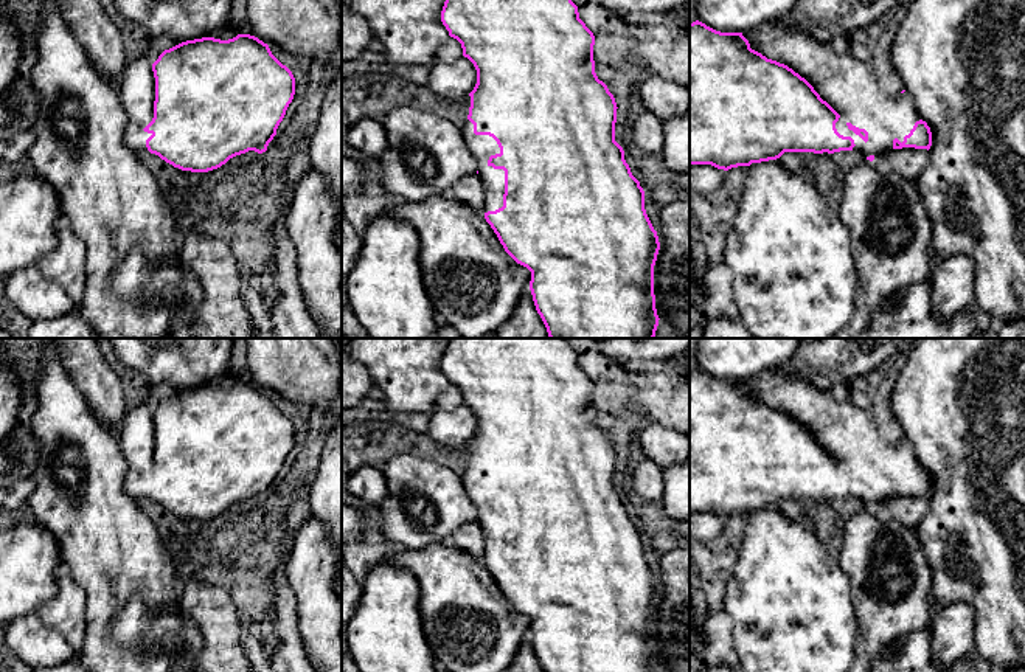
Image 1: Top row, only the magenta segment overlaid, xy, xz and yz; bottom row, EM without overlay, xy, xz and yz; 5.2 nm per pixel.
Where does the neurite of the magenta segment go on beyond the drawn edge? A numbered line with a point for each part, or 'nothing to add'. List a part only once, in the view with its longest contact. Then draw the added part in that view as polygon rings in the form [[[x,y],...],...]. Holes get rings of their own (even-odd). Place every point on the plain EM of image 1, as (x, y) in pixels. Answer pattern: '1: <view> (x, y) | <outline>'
1: yz (848, 433) | [[[777,368],[744,379],[742,383],[749,388],[752,397],[767,407],[787,413],[804,425],[820,445],[840,462],[836,470],[837,480],[843,484],[851,484],[856,492],[853,498],[860,500],[865,506],[893,497],[895,486],[902,490],[915,470],[921,467],[907,439],[890,442],[882,438],[871,411],[848,404],[837,404],[826,391],[817,390],[801,377],[787,376]],[[848,470],[865,476],[868,480],[868,489],[865,490],[859,483],[850,478]]]

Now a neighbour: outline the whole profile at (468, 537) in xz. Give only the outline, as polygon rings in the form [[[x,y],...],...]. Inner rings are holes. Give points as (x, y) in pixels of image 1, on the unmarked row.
[[[477,520],[461,525],[450,535],[449,543],[471,554],[475,560],[485,562],[485,535]]]

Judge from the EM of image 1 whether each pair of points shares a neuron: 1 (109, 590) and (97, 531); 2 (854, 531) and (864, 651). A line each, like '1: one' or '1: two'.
1: one
2: one

